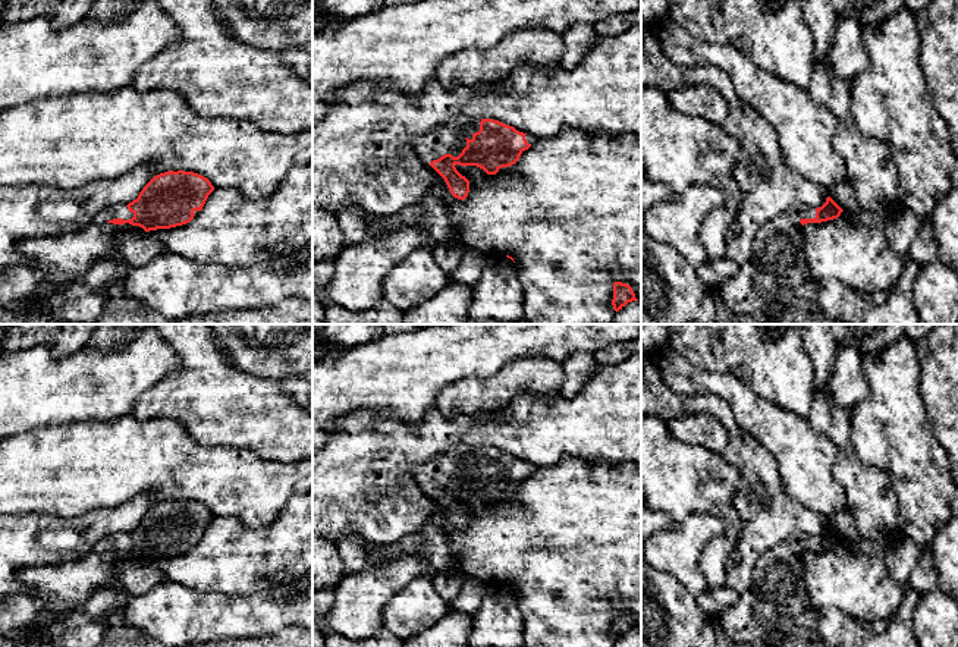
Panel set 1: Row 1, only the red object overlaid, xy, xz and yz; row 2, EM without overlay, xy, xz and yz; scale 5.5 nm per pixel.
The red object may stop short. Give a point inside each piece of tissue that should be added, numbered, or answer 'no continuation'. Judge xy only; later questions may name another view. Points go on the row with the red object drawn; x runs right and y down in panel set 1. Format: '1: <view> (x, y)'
1: xy (118, 211)

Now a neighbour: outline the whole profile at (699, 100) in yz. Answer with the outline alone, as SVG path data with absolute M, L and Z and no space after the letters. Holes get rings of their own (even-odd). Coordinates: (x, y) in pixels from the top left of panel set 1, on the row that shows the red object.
M707 85L684 87L668 94L672 107L688 116L700 116L716 125L723 125L728 103L717 89Z

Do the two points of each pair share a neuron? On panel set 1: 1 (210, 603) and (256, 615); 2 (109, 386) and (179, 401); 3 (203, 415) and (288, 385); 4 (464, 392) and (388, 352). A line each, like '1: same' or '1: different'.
1: same
2: different
3: different
4: different

